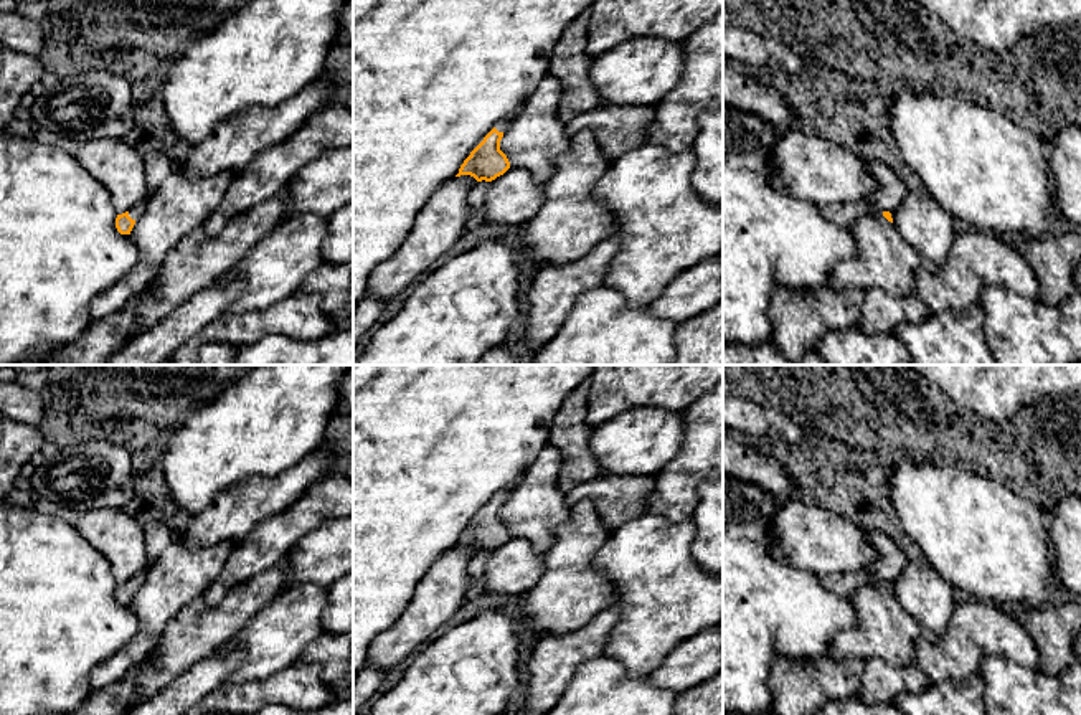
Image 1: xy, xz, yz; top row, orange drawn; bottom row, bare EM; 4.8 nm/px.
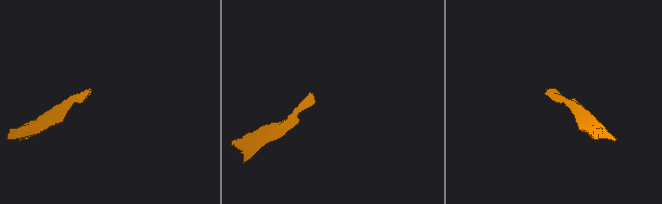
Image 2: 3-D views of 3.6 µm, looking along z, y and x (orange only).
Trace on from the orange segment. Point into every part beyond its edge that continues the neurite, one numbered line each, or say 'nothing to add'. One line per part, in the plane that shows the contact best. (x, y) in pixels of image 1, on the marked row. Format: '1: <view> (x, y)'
1: xy (136, 212)

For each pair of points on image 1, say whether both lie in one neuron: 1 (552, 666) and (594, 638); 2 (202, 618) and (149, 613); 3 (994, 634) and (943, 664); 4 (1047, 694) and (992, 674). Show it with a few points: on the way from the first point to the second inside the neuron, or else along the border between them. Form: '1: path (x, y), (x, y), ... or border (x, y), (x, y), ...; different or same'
1: path (561, 656), (585, 644); same
2: border (202, 595), (169, 623), (155, 648); different
3: path (981, 634), (976, 634), (956, 654); same
4: path (1033, 694), (1017, 694), (1005, 682); same

